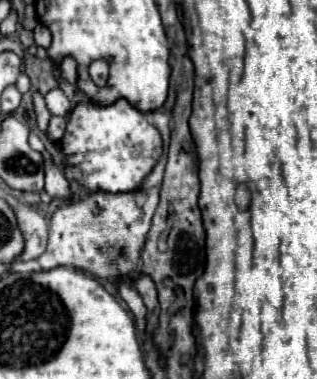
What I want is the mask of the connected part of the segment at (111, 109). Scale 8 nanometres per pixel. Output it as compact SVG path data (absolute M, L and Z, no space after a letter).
M125 99L109 105L77 105L67 121L67 133L59 141L61 153L71 165L65 171L69 181L79 181L85 191L133 191L149 175L161 155L161 135Z

